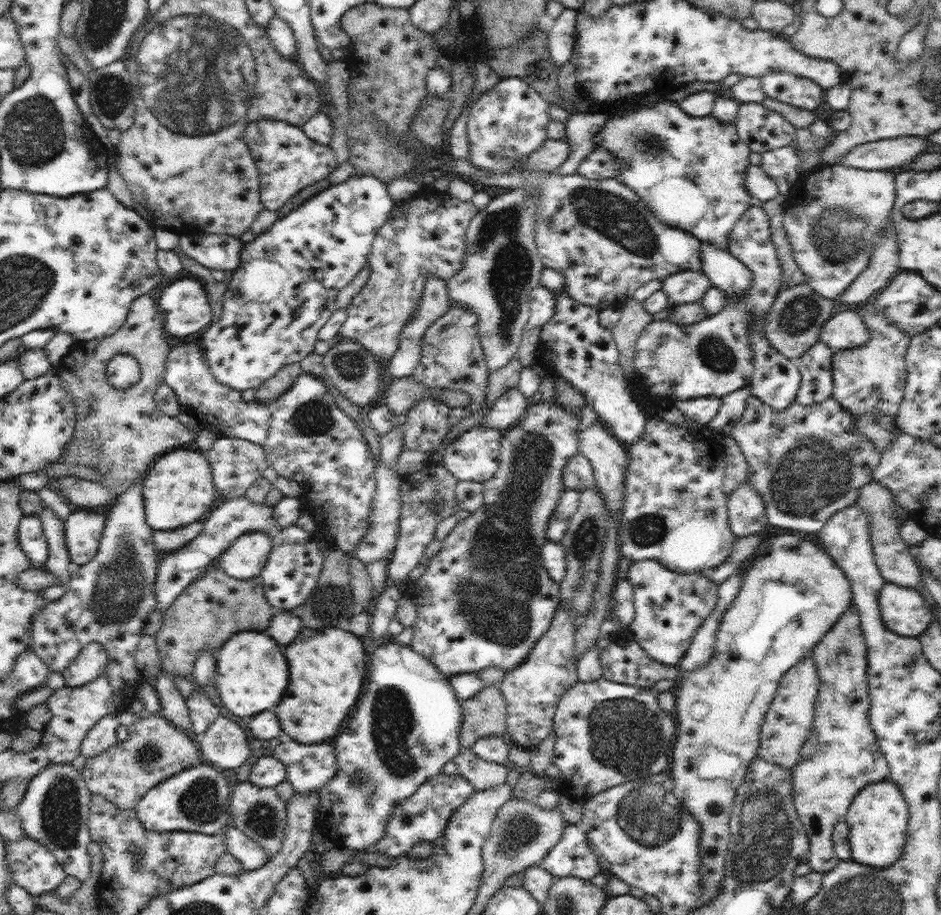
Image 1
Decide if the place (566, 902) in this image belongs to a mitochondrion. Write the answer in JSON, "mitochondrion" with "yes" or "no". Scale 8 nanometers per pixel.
{"mitochondrion":"yes"}

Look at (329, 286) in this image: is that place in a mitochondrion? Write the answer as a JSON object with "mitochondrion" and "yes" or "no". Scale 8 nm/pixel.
{"mitochondrion":"no"}

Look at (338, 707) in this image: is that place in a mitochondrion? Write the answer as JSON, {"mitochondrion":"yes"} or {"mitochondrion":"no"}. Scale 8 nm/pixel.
{"mitochondrion":"no"}

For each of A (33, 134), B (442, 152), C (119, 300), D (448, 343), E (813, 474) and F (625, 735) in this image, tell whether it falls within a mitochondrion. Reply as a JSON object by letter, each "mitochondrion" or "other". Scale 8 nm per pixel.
{"A":"mitochondrion","B":"other","C":"other","D":"mitochondrion","E":"mitochondrion","F":"mitochondrion"}

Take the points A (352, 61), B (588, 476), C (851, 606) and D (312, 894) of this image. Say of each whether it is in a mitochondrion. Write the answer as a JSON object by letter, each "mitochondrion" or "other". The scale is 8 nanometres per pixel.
{"A":"other","B":"other","C":"other","D":"other"}

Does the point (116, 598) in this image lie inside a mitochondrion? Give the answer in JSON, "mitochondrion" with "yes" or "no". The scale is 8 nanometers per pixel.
{"mitochondrion":"yes"}

